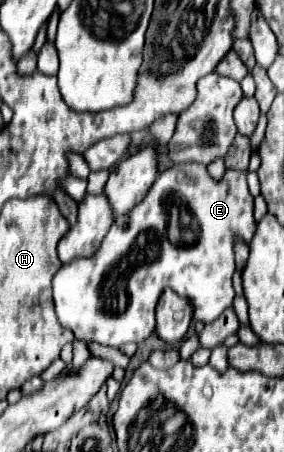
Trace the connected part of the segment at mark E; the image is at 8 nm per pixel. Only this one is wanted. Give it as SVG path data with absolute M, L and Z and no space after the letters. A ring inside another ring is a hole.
M182 164L172 166L166 172L160 172L156 182L152 184L146 198L132 208L132 212L118 216L110 232L100 244L100 252L92 258L78 258L76 262L64 264L54 276L54 302L56 314L64 328L72 330L76 340L82 342L98 342L110 348L122 348L128 342L144 342L155 330L155 308L164 288L172 288L180 296L188 298L194 304L194 320L202 320L204 324L214 322L226 308L232 306L234 288L234 236L242 236L244 242L250 242L256 230L256 222L252 216L254 198L248 192L246 172L228 170L222 182L216 182L208 176L206 166L198 164ZM114 266L126 266L126 308L118 314L104 312L102 298L102 282L110 274Z

